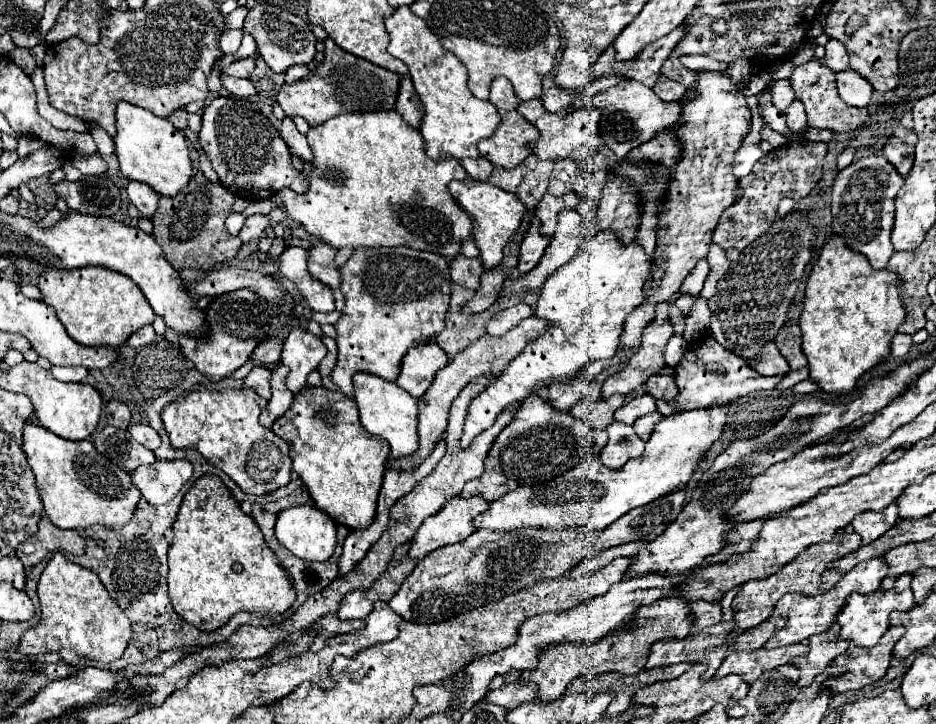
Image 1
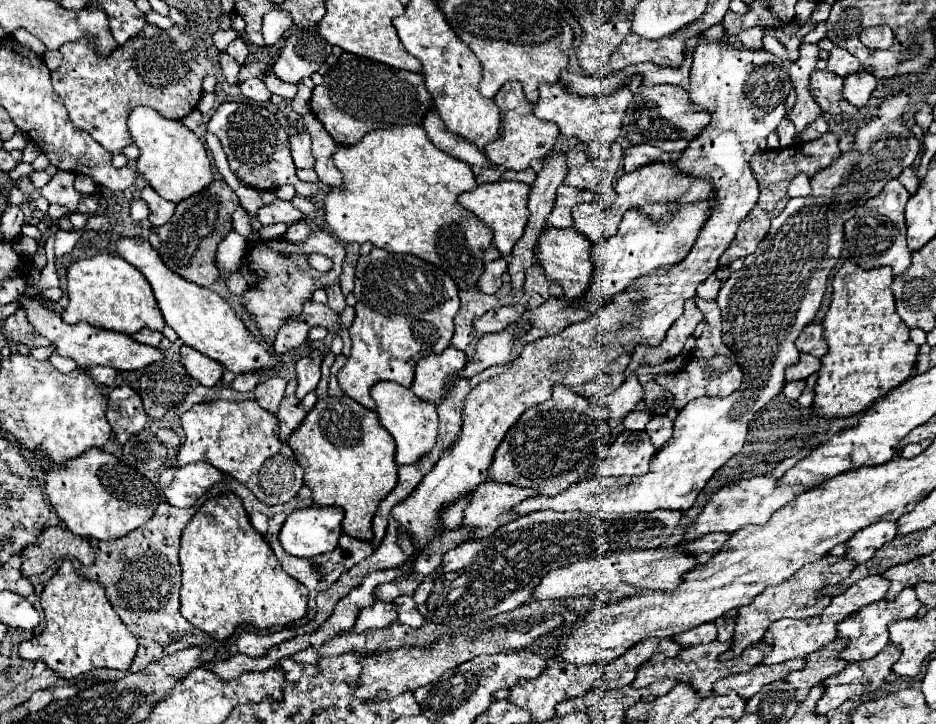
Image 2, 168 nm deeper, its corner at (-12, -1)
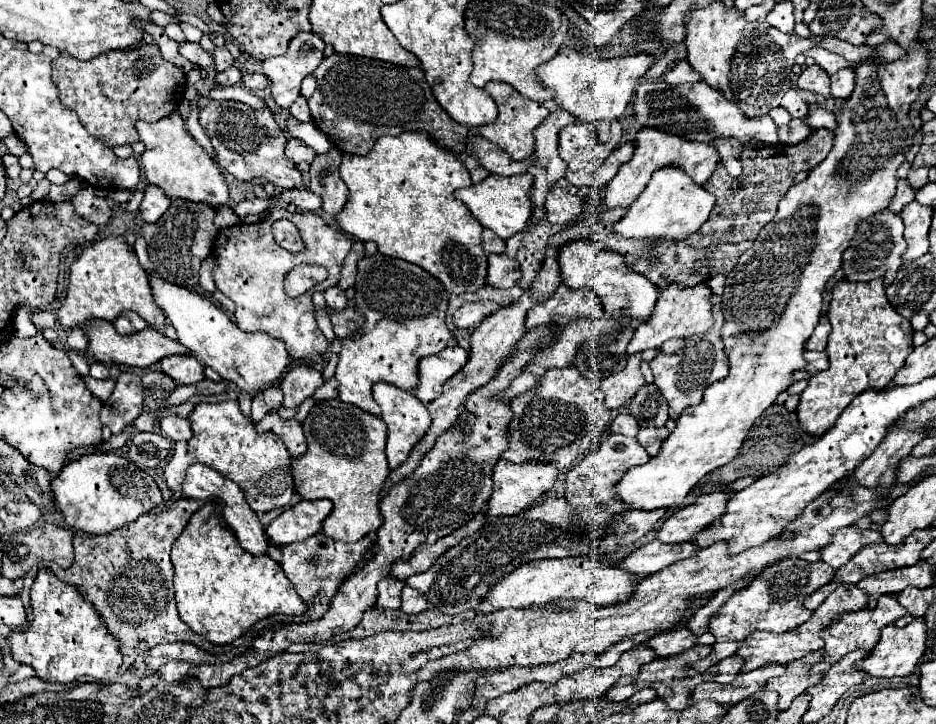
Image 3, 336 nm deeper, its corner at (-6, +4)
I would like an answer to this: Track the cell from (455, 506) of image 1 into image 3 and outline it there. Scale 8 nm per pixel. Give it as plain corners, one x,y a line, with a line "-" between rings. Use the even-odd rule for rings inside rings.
499,459
493,469
493,493
489,497
487,517
503,517
517,515
533,501
537,501
545,491
549,491
557,479
557,469
553,463
509,463
507,459

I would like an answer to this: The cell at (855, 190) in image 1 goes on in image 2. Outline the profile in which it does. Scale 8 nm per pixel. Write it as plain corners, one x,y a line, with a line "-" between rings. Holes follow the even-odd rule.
889,180
885,188
855,210
855,216
845,222
845,238
849,244
849,256
861,268
891,266
893,274
901,274
911,264
911,252
905,244
905,204
909,192
899,180

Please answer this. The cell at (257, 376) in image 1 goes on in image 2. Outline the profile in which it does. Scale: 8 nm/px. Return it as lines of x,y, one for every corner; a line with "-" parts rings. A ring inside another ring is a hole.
269,376
267,380
263,380
261,384
257,384
255,388
255,398
259,402
261,408
275,412
283,400
285,394
285,380
281,376

